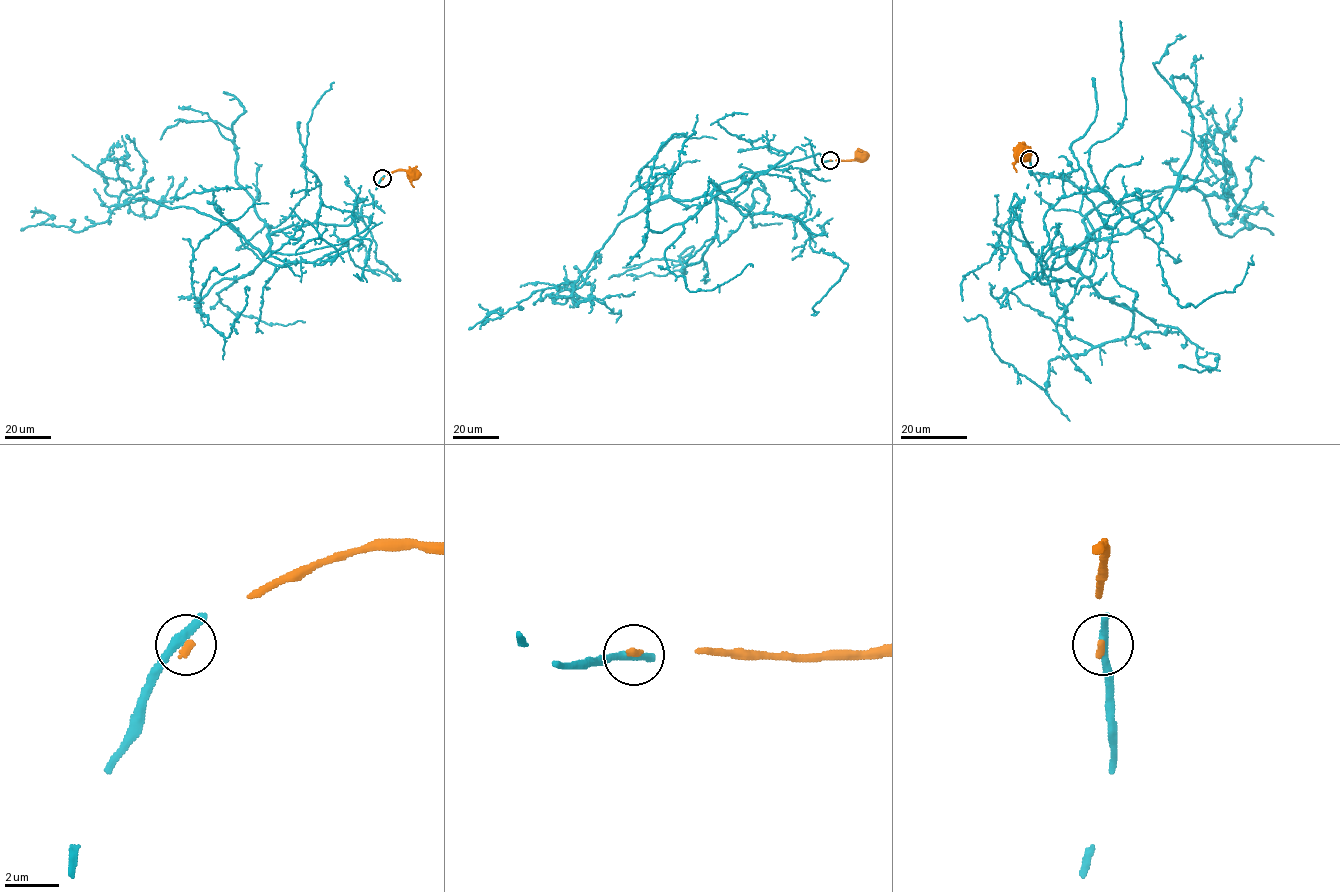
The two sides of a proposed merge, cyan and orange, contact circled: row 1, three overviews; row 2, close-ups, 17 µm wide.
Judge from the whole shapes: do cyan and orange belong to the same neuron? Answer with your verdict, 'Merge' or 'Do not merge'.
Do not merge

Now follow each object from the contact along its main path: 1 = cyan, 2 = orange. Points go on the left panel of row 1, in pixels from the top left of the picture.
1: (382, 178), (362, 231), (295, 254), (261, 253), (223, 222), (147, 197), (78, 232), (30, 212)
2: (382, 178), (397, 170), (412, 174)

